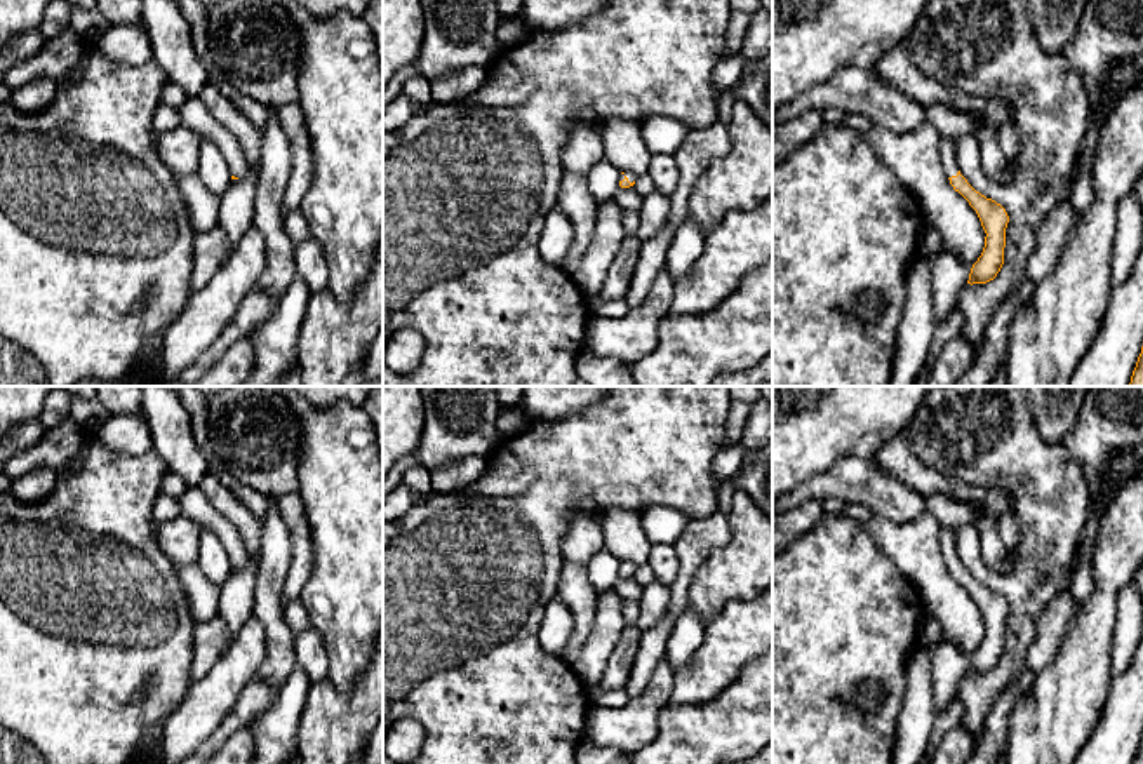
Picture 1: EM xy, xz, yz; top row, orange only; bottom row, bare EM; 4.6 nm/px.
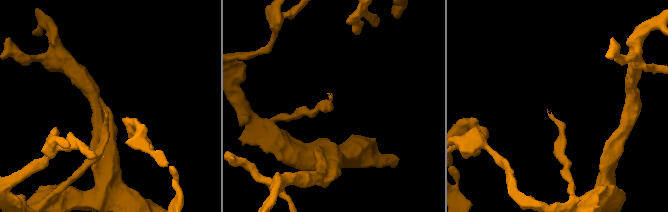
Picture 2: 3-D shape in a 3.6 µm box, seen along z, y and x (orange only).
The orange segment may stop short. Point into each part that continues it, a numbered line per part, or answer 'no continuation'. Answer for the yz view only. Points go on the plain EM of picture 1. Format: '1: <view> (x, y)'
1: yz (947, 535)

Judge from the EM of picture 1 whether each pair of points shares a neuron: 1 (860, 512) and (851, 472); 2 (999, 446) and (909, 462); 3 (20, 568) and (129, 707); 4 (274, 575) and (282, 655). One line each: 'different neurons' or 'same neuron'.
1: different neurons
2: different neurons
3: same neuron
4: same neuron

